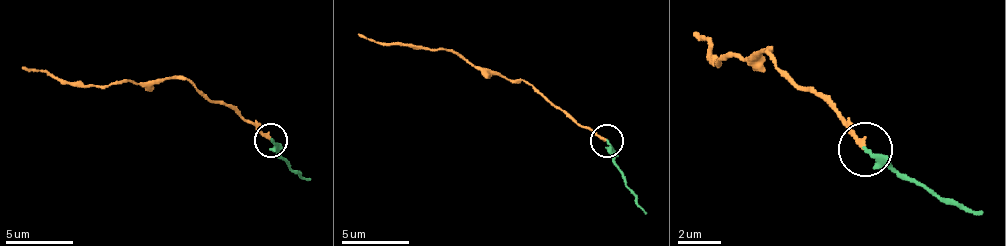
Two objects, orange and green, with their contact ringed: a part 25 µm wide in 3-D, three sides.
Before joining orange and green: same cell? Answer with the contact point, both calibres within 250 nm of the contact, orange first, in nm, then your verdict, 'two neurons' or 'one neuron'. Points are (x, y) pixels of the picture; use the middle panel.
at (607, 140); 220 nm thick on the orange side, 200 nm on the other; two neurons

